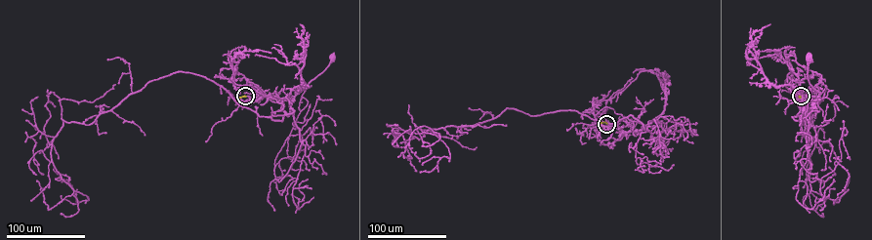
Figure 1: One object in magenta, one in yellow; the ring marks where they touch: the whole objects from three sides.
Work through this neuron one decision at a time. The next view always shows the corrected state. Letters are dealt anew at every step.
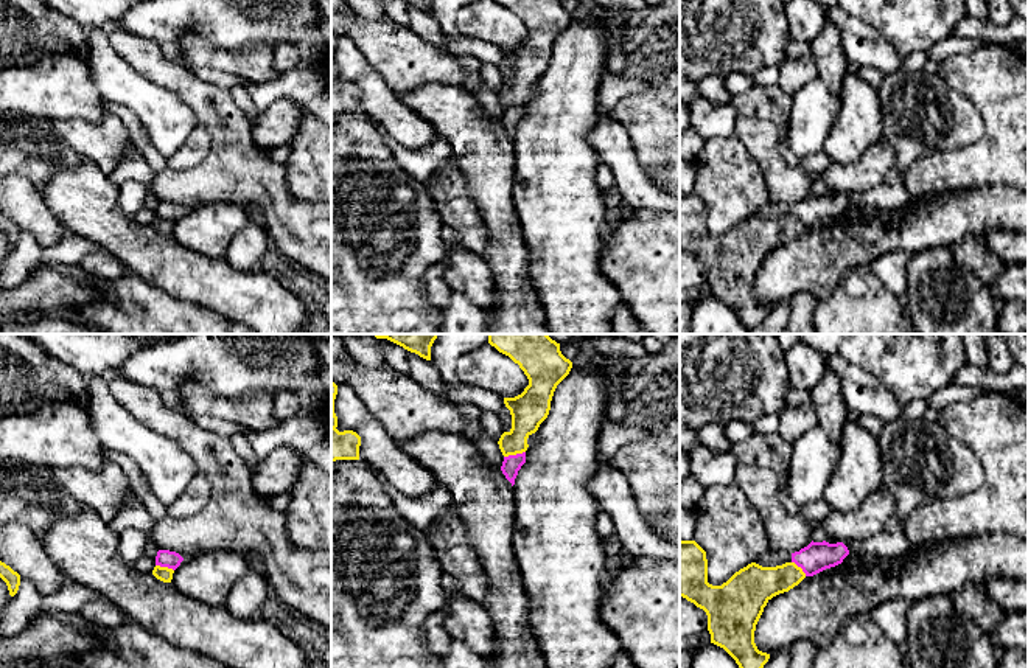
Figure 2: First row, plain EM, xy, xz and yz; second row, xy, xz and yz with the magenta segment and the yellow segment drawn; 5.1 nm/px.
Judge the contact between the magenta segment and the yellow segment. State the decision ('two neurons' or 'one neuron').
two neurons

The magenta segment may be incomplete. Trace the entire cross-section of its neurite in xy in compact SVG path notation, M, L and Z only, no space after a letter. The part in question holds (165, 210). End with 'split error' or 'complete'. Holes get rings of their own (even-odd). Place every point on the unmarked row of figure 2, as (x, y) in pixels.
M159 202L156 208L156 217L168 219L173 222L176 222L182 213L184 210L179 205L170 202Z; complete

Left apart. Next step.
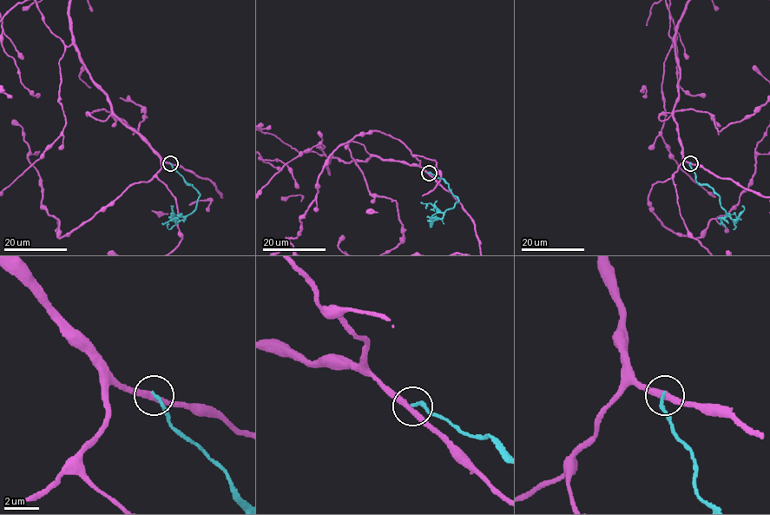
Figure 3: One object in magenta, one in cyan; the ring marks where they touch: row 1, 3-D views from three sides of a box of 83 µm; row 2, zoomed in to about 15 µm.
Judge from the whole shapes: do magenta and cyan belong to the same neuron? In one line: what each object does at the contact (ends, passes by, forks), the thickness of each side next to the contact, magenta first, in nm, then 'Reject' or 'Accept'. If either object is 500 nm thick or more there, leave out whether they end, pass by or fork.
At the ring magenta passes by. At the ring cyan ends. Thickness 340 nm (magenta) against 190 nm. Reject

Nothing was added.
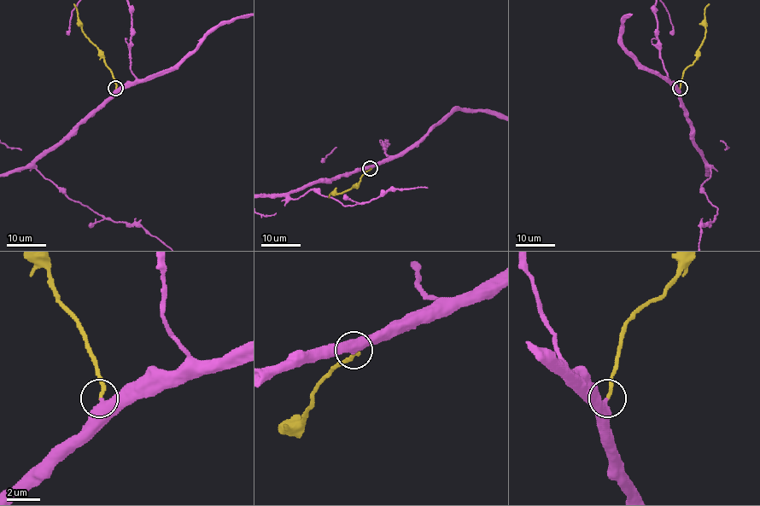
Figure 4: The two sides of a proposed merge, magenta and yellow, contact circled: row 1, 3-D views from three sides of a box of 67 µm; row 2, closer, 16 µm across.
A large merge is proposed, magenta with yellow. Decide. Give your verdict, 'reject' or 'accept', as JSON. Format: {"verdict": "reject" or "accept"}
{"verdict": "accept"}

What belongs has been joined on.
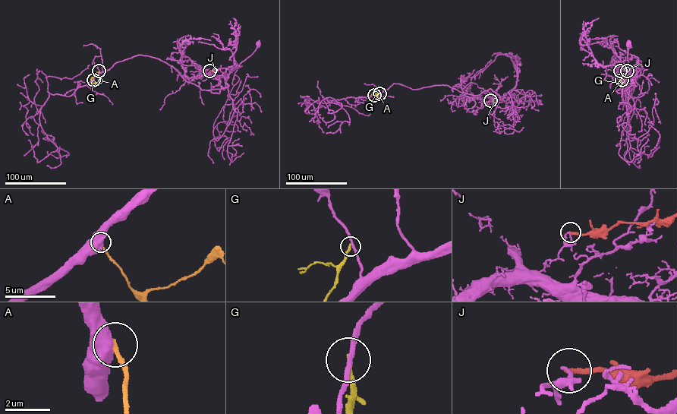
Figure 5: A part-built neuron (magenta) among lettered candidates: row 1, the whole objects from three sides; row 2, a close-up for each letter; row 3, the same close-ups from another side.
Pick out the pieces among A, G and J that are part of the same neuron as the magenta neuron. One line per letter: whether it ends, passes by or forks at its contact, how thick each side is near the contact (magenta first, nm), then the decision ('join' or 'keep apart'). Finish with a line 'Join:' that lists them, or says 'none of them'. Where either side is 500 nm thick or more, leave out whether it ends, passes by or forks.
A: 700/220 nm | keep apart
G: it ends | 200/240 nm | keep apart
J: it ends | 150/220 nm | keep apart
Join: none of them

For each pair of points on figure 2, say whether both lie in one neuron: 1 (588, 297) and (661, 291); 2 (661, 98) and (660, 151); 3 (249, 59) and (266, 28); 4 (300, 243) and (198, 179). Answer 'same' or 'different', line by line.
1: different
2: same
3: different
4: same

